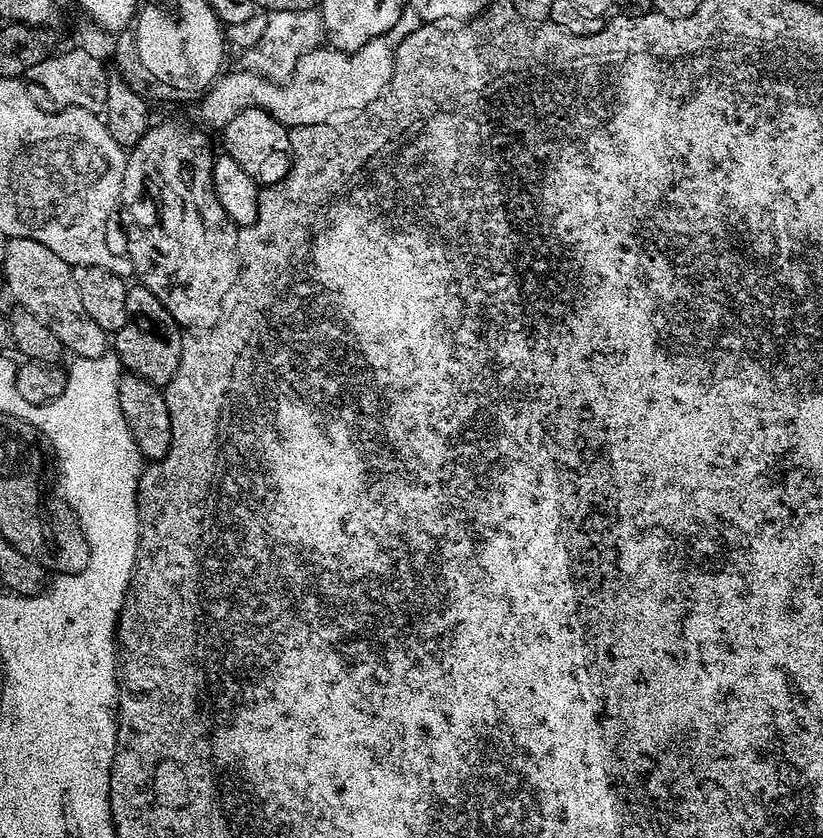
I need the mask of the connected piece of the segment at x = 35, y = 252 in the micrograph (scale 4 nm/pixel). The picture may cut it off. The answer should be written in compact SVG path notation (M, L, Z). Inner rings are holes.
M14 236L6 246L2 268L4 280L8 283L8 292L16 299L15 303L34 314L38 322L46 322L65 353L72 352L73 357L96 359L109 351L109 333L104 332L98 322L91 320L82 307L78 286L74 286L73 265L62 262L62 258L46 250L42 242Z

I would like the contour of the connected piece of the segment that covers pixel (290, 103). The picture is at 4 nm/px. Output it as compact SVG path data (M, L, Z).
M379 36L370 42L366 42L366 46L362 46L353 52L343 52L331 46L321 46L310 50L300 59L291 78L283 82L268 80L265 76L258 75L257 72L247 70L239 70L240 72L225 71L216 83L203 96L199 97L200 120L205 124L205 126L203 125L205 129L223 130L230 122L230 118L234 118L234 114L238 114L242 110L261 108L269 112L274 118L278 118L278 122L282 122L289 129L298 126L327 124L335 121L337 119L335 116L340 116L343 112L352 112L348 114L363 112L378 97L382 96L392 80L395 61L393 45L385 37Z

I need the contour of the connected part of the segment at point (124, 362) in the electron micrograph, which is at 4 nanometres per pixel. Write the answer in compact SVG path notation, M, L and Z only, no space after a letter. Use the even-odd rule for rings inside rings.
M131 285L126 294L126 323L114 334L112 346L121 365L131 374L140 376L156 387L166 386L178 370L185 337L175 318L144 285Z

